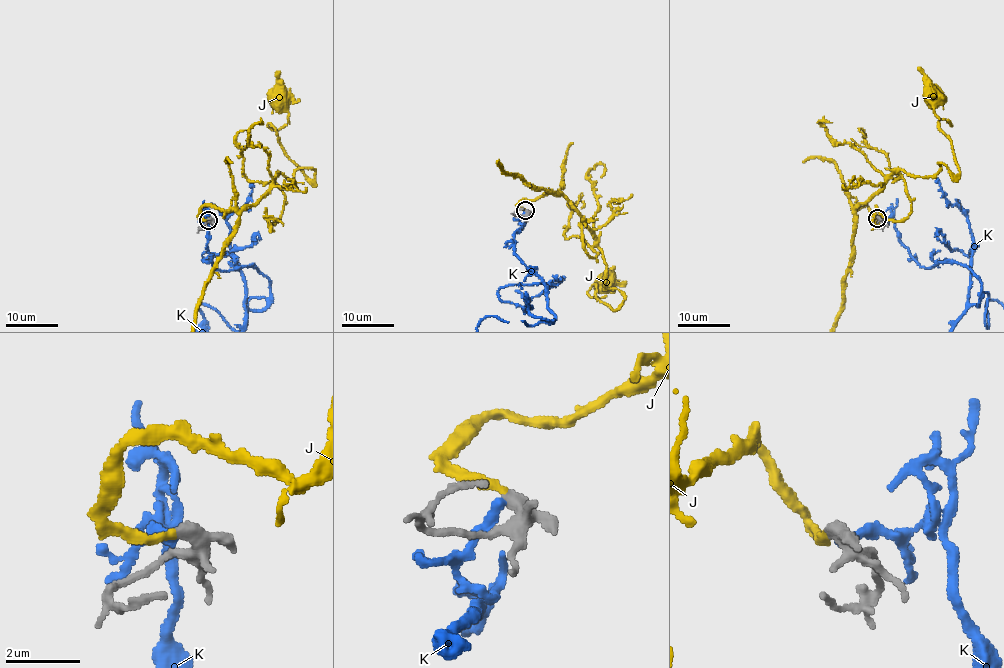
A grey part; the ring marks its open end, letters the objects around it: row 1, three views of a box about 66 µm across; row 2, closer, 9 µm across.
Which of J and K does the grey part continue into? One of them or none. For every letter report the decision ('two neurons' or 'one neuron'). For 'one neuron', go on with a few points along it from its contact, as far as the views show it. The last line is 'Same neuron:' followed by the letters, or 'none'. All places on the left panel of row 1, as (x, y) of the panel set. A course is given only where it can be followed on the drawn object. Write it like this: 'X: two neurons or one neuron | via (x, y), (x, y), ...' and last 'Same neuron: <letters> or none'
J: one neuron | via (209, 219), (199, 217), (203, 206), (251, 206), (279, 174), (315, 175), (268, 126), (289, 124), (277, 103)
K: two neurons
Same neuron: J

